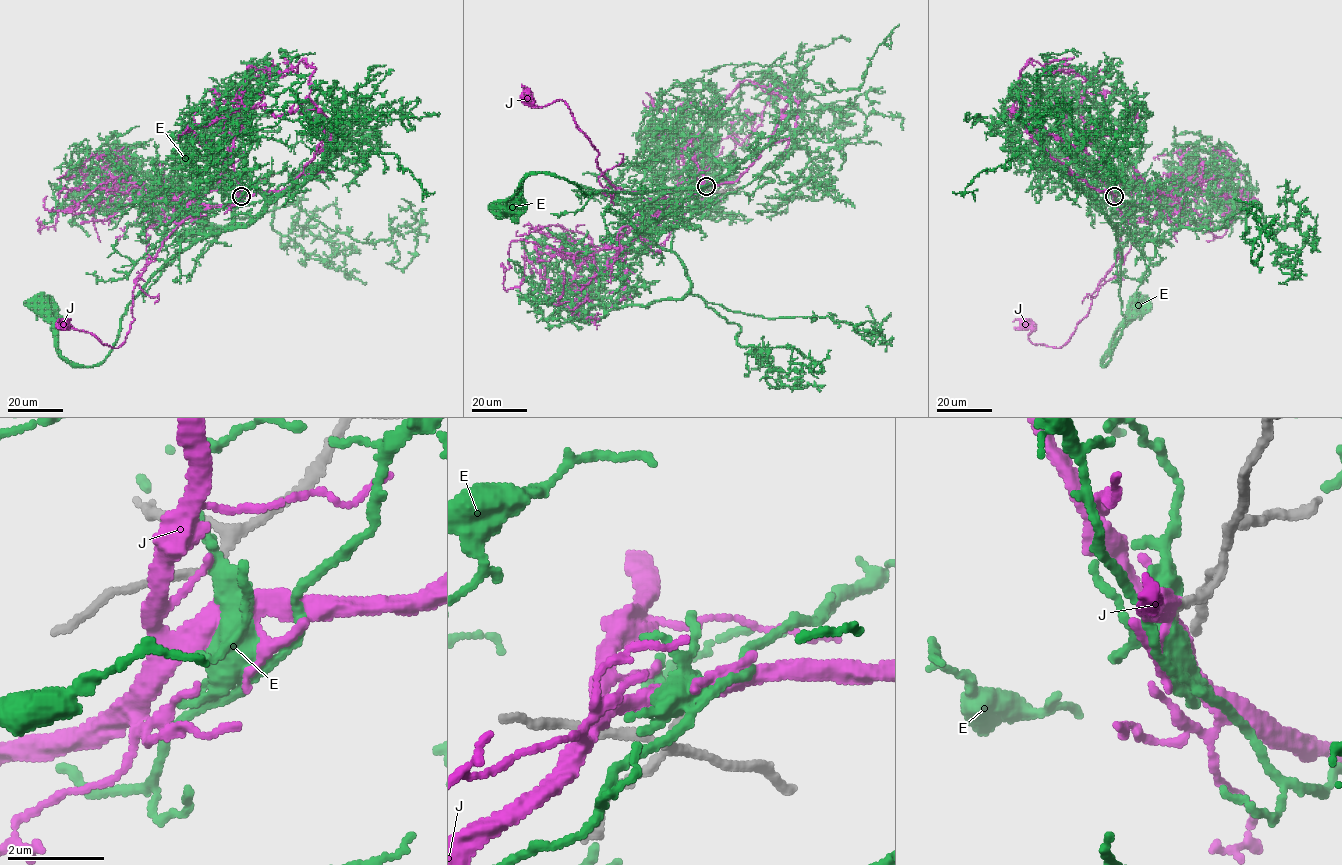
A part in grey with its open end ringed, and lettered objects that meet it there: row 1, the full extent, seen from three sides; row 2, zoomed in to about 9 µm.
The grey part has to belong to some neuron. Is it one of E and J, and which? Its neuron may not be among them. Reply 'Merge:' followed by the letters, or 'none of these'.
Merge: E

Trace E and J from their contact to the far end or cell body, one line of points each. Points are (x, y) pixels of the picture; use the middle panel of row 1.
E: (706, 186), (692, 199), (701, 190), (664, 187), (585, 196), (565, 179), (529, 172), (498, 208), (503, 207)
J: (706, 186), (673, 200), (616, 187), (598, 168), (598, 152), (567, 105), (560, 99), (533, 107), (526, 95)

